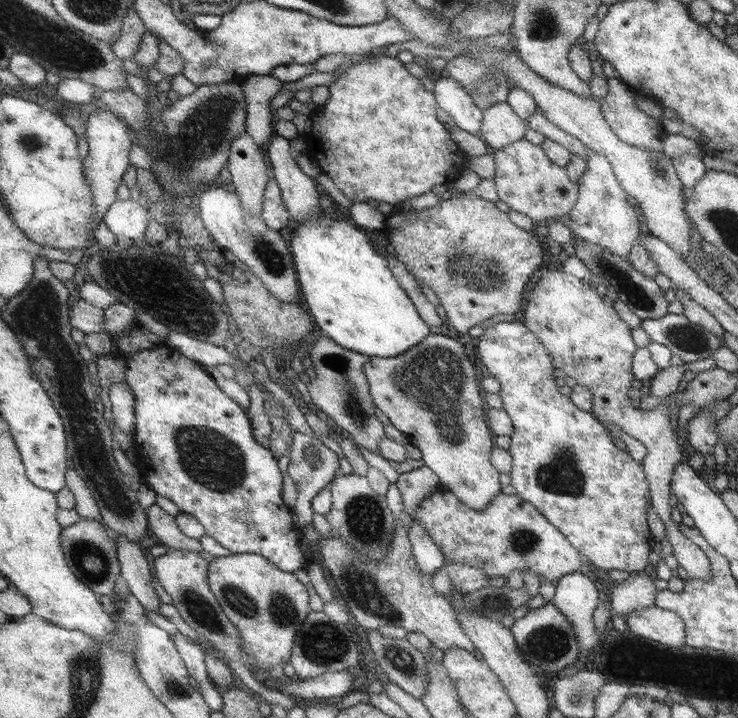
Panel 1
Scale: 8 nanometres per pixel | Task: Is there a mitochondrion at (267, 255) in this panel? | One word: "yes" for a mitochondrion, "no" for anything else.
yes

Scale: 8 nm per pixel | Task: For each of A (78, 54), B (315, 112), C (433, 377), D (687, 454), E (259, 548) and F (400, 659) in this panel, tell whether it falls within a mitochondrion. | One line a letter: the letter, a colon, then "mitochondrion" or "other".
A: mitochondrion
B: other
C: mitochondrion
D: other
E: other
F: mitochondrion

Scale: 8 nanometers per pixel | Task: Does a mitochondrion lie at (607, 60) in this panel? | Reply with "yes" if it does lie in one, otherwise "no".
no

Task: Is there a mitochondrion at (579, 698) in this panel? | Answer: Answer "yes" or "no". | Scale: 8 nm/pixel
yes

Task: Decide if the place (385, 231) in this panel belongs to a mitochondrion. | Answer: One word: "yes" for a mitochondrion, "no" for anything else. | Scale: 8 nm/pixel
no

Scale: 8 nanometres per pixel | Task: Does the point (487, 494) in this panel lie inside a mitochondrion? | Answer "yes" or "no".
no

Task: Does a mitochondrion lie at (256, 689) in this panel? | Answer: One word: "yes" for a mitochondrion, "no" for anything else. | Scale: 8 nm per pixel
no

